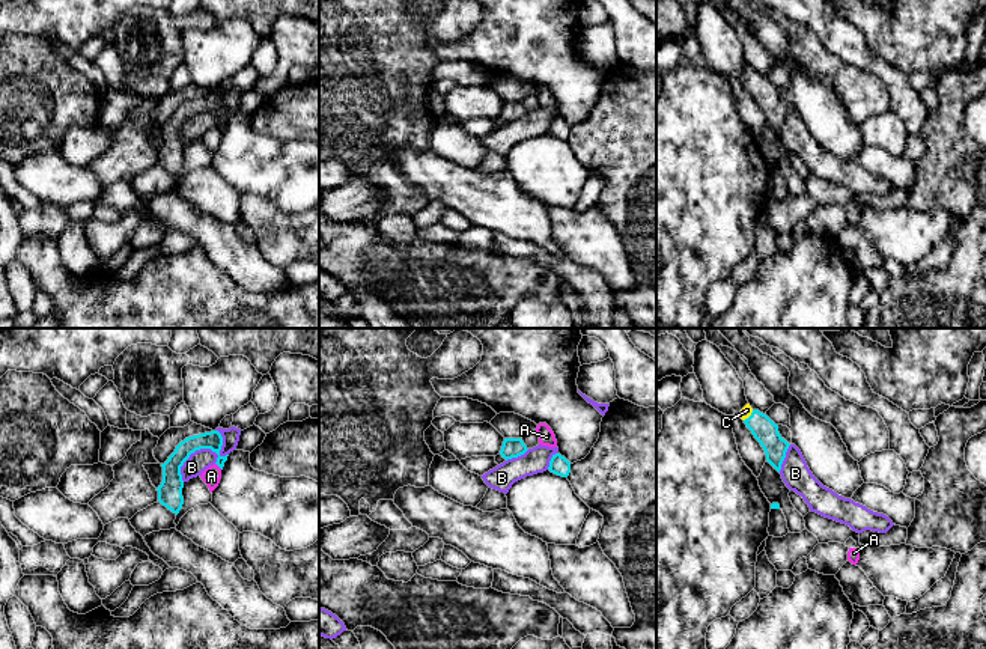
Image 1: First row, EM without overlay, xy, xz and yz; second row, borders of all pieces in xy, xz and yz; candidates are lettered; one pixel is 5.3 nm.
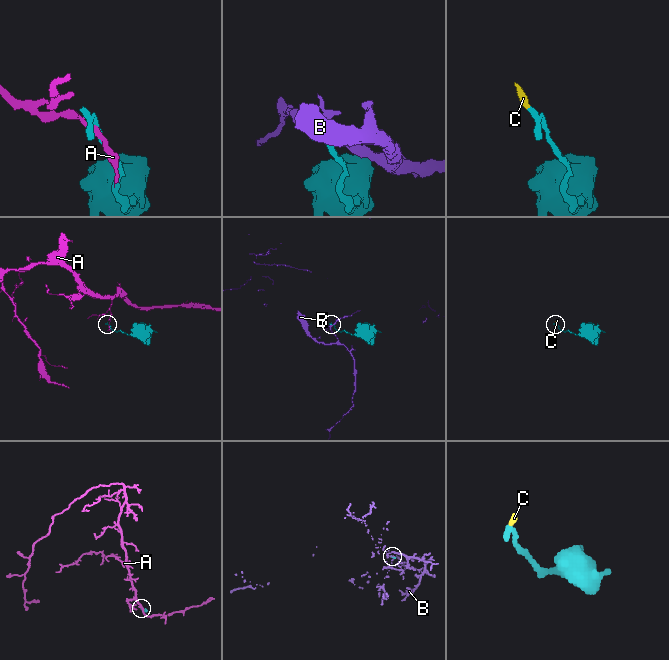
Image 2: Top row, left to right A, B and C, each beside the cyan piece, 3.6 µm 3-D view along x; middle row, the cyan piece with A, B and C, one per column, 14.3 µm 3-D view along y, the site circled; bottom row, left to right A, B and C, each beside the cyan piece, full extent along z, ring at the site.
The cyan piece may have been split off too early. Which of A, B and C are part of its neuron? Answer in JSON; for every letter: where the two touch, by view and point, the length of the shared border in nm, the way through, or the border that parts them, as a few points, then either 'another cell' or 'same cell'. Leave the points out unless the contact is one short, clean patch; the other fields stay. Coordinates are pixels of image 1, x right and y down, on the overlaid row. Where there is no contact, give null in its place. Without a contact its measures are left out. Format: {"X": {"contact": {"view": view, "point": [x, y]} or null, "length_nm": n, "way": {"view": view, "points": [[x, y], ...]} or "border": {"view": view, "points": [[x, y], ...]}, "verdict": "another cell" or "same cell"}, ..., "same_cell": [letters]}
{"A": {"contact": {"view": "xy", "point": [219, 466]}, "length_nm": 50, "verdict": "another cell"}, "B": {"contact": {"view": "xy", "point": [202, 447]}, "length_nm": 340, "border": {"view": "xy", "points": [[217, 429], [222, 449], [196, 449], [181, 467], [182, 481]]}, "verdict": "another cell"}, "C": {"contact": {"view": "yz", "point": [750, 416]}, "length_nm": 80, "way": {"view": "yz", "points": [[765, 431], [750, 416], [747, 410]]}, "verdict": "same cell"}, "same_cell": ["C"]}

